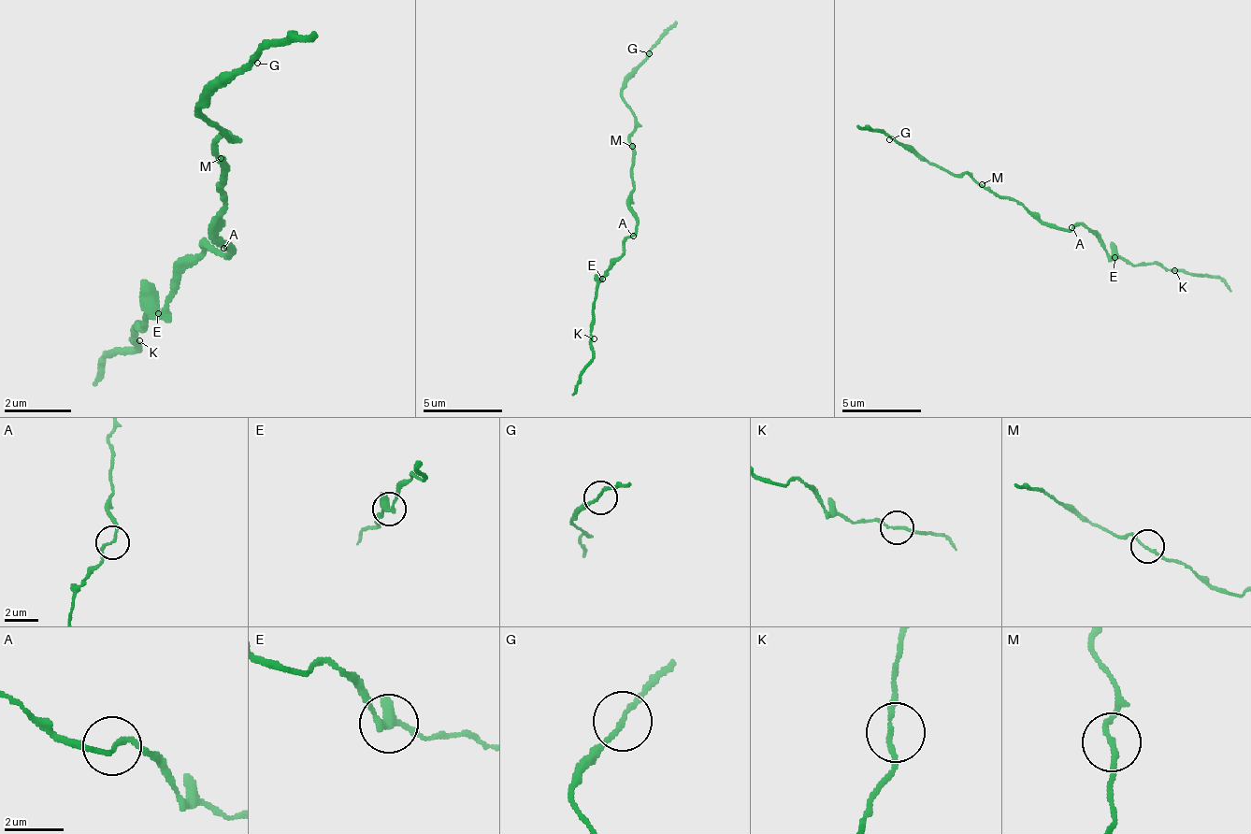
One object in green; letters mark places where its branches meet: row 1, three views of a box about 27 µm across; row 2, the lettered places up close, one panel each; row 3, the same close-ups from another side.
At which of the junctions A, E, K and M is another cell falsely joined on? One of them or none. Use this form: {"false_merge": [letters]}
{"false_merge": ["M"]}

